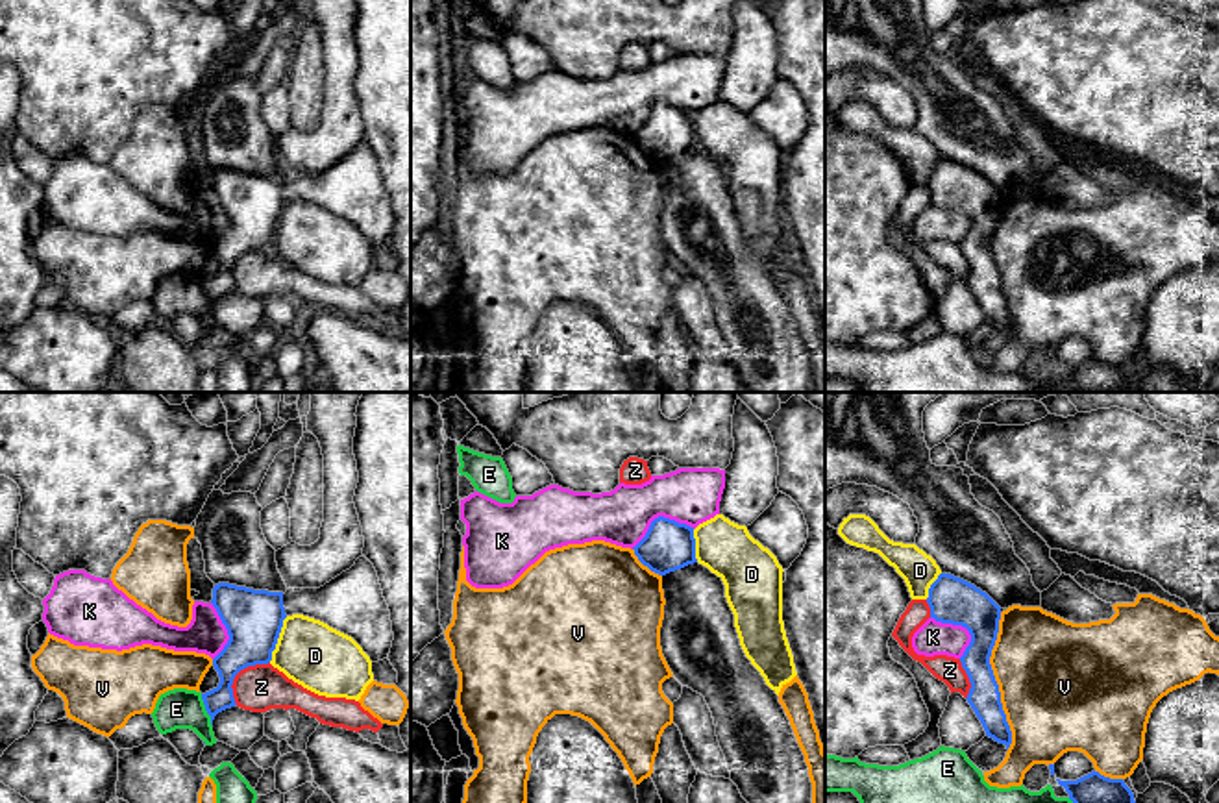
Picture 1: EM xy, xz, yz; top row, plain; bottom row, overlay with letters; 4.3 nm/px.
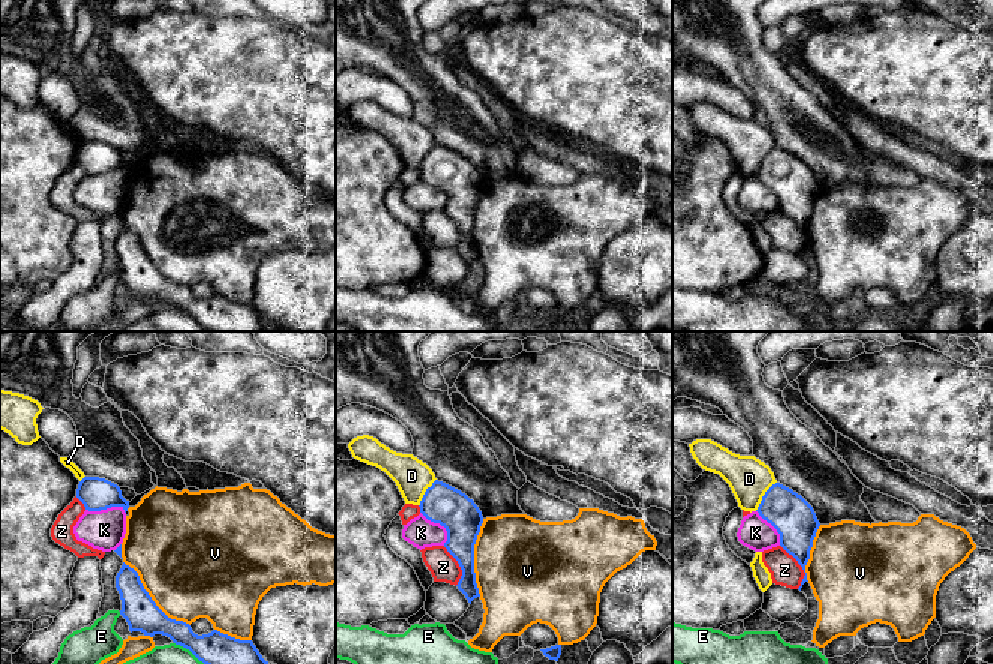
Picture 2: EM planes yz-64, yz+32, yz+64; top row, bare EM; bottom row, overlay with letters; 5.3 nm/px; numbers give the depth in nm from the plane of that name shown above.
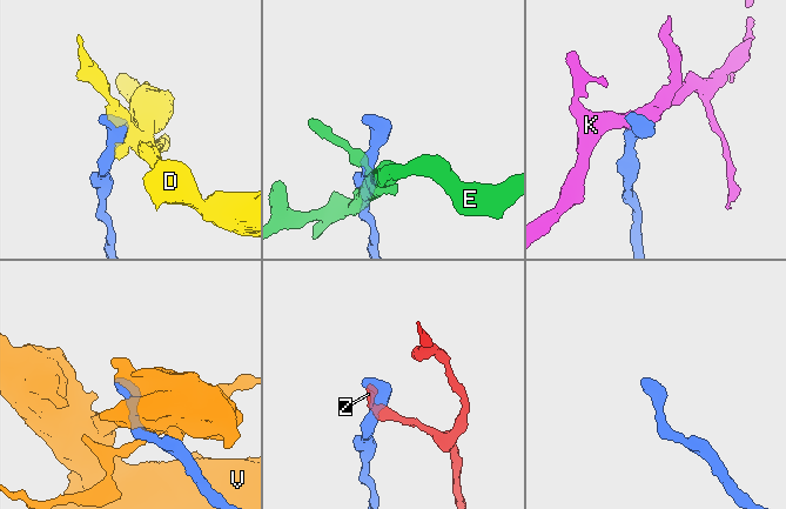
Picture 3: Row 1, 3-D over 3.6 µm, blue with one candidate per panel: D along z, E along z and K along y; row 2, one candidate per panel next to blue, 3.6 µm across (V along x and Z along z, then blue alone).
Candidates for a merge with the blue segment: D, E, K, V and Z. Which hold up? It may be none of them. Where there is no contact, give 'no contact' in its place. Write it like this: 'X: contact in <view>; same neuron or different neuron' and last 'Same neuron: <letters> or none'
D: contact in xy; different neuron
E: contact in xy; different neuron
K: contact in xz; different neuron
V: contact in yz; different neuron
Z: contact in xy; different neuron
Same neuron: none

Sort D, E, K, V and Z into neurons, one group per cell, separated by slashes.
D / E / K / V / Z

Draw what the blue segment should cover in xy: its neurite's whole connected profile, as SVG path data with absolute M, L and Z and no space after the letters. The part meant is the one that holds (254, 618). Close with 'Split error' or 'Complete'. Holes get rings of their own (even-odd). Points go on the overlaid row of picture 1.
M364 555L320 588L289 588L283 594L218 583L211 603L229 635L213 659L220 683L202 694L211 725L218 712L237 705L235 675L272 661L287 616L303 614L351 636L372 662L387 659L394 640L377 572Z. Split error

